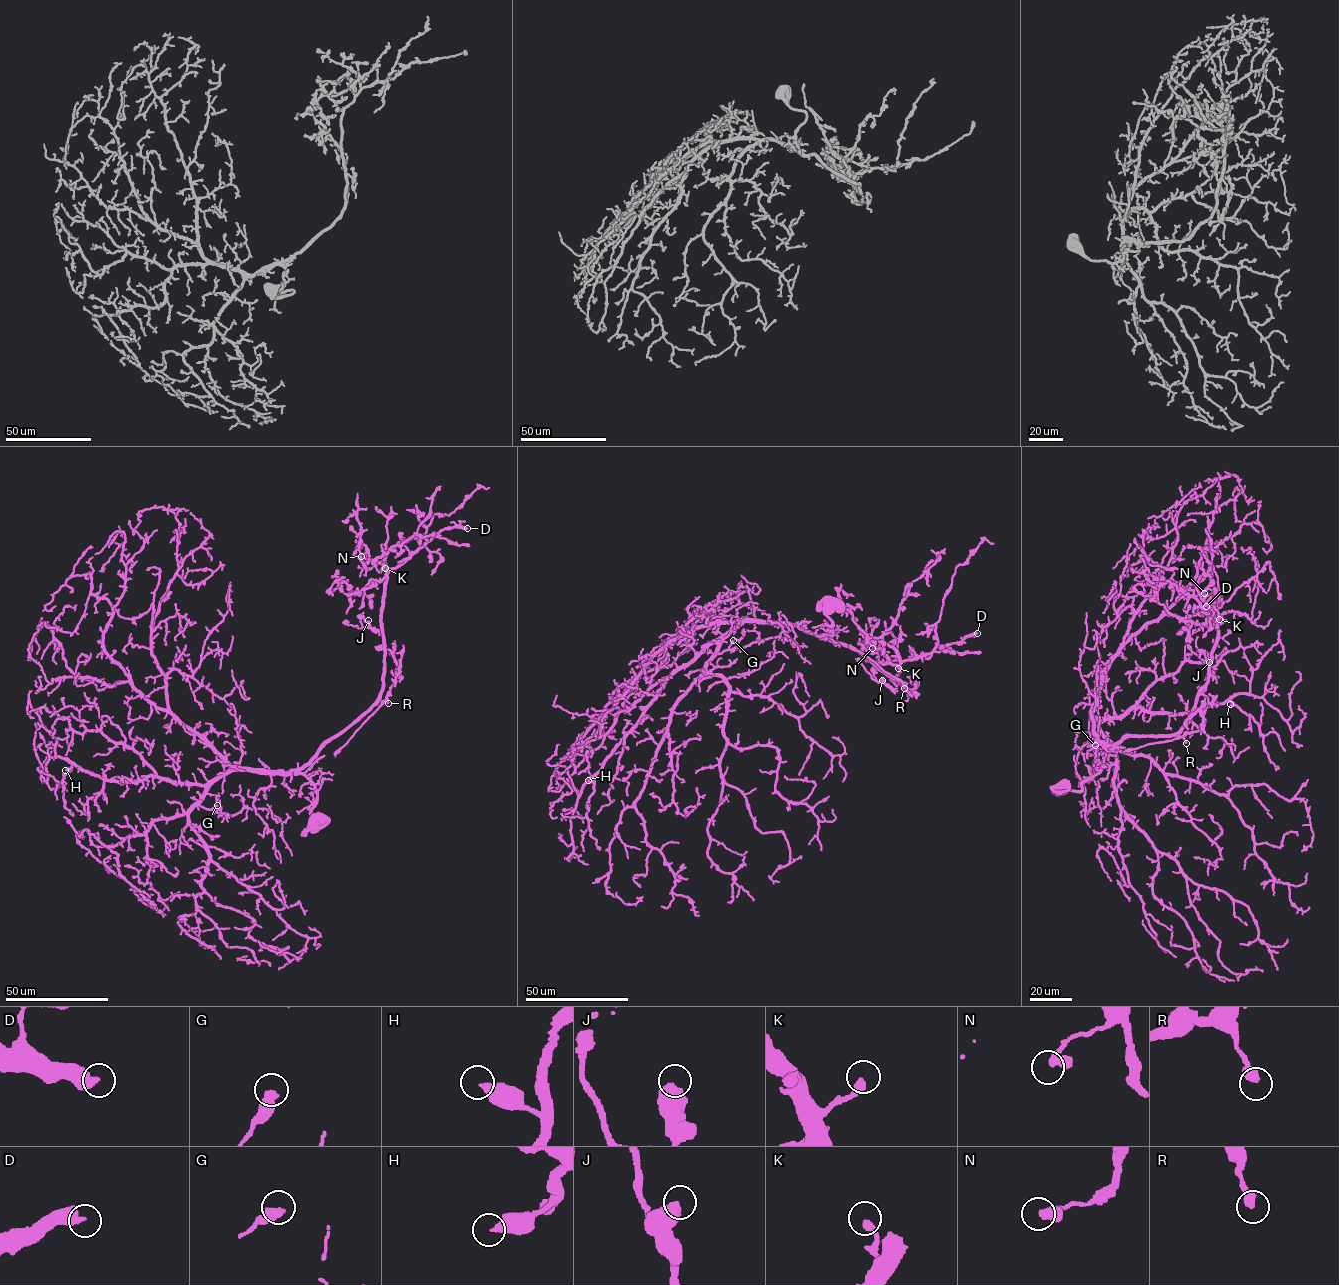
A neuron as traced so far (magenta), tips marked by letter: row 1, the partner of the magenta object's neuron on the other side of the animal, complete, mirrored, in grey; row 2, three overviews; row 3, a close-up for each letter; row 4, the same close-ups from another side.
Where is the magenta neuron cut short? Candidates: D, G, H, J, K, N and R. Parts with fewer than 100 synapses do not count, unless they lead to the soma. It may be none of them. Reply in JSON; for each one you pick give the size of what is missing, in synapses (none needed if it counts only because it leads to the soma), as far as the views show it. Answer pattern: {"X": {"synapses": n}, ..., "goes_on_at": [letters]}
{"D": {"synapses": 160}, "goes_on_at": ["D"]}

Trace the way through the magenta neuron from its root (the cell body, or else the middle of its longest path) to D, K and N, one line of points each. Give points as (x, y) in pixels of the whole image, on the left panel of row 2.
D: (313, 824), (317, 791), (298, 772), (369, 710), (381, 690), (387, 572), (441, 531), (467, 528)
K: (313, 824), (315, 818), (311, 809), (317, 791), (298, 772), (369, 710), (383, 687), (381, 613), (385, 568)
N: (313, 824), (317, 791), (298, 772), (369, 710), (383, 687), (381, 613), (387, 569), (368, 552), (361, 556)

